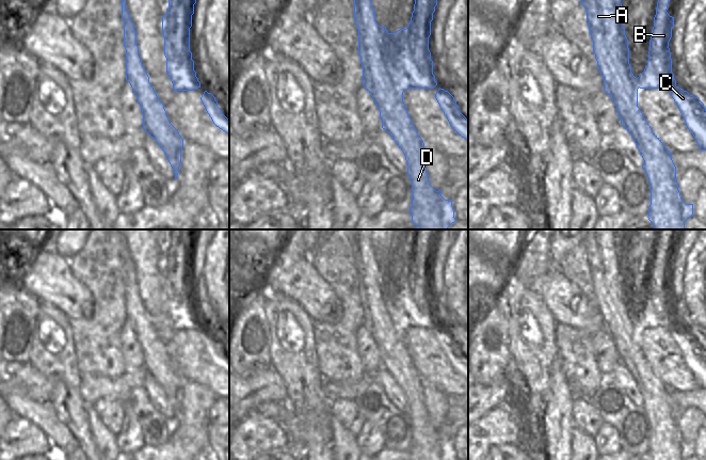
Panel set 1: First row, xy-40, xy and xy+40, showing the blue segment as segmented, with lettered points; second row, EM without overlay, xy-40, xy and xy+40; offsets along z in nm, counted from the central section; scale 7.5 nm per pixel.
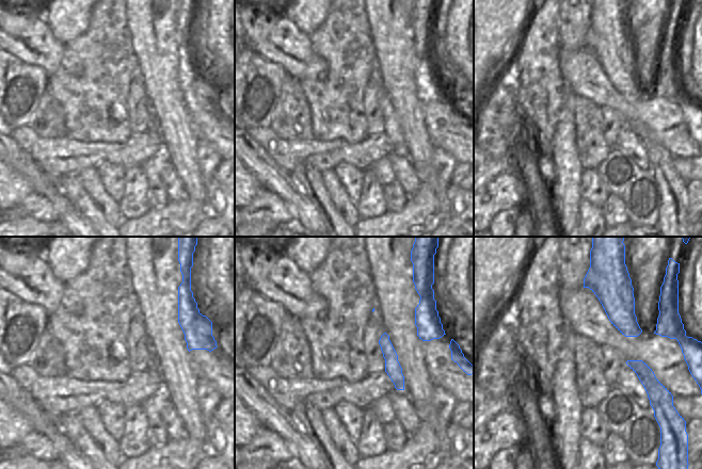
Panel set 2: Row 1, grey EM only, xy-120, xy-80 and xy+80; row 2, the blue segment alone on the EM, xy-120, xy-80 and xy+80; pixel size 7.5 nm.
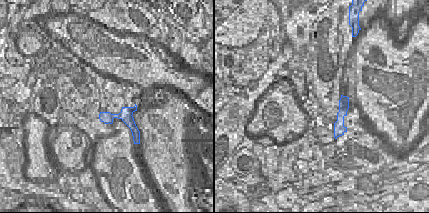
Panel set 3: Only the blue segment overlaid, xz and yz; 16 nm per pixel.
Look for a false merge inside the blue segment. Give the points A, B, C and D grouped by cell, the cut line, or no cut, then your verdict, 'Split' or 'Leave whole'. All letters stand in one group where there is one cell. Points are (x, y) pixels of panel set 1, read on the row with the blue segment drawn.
Groups: A D / B C. Split along xy (387, 33), (390, 49), (388, 74), (402, 93). Split.

